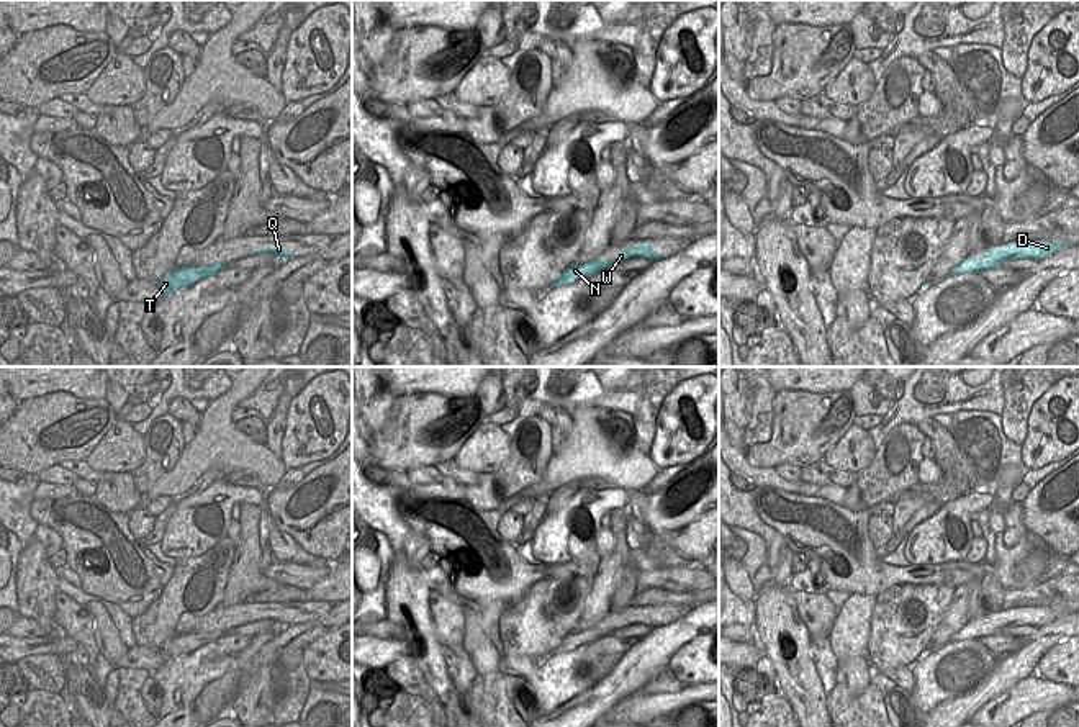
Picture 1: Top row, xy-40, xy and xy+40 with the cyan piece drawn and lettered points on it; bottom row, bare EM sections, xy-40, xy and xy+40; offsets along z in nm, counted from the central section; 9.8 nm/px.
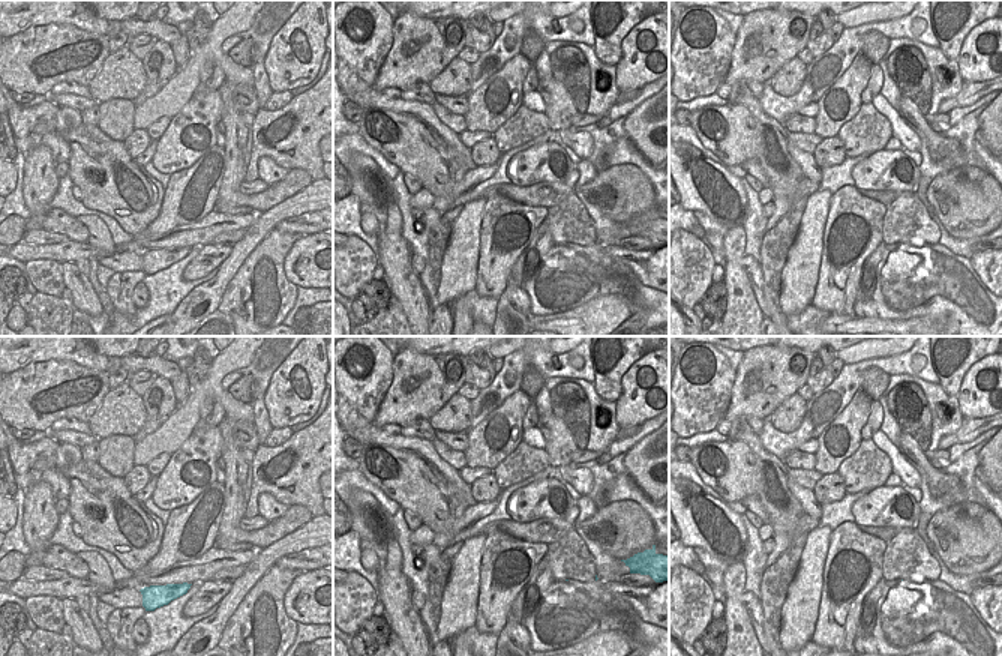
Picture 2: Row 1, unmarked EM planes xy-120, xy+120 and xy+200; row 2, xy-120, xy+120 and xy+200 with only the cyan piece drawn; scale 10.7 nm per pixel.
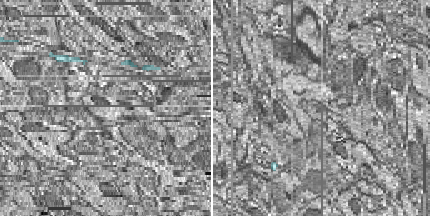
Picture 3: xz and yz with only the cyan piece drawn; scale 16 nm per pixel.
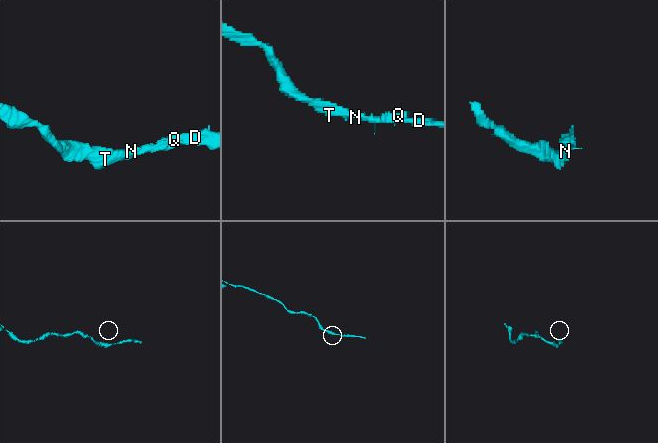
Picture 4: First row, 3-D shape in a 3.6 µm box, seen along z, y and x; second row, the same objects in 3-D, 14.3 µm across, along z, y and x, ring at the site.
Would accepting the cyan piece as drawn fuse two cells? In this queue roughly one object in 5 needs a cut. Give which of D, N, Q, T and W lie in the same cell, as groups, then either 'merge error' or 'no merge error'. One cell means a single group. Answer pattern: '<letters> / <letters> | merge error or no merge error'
D N Q T W | no merge error

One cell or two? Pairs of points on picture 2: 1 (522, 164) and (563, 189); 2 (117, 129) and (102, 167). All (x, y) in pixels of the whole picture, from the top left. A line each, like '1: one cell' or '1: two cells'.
1: two cells
2: two cells

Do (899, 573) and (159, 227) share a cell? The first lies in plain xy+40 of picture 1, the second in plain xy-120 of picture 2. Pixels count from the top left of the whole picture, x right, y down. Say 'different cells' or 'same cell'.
different cells

